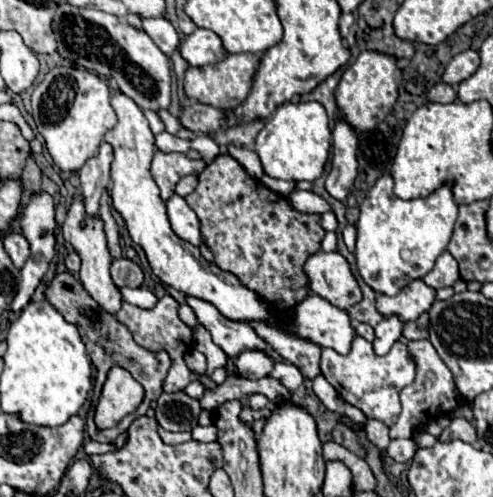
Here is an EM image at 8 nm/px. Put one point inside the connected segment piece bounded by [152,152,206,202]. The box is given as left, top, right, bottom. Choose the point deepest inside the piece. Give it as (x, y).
(167, 169)

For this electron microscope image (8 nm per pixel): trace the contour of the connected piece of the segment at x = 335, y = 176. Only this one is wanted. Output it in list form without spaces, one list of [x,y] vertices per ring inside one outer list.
[[[336,120],[334,136],[334,154],[332,154],[332,170],[326,178],[326,190],[332,198],[344,200],[350,194],[350,188],[356,178],[358,160],[356,160],[356,132],[342,120]]]

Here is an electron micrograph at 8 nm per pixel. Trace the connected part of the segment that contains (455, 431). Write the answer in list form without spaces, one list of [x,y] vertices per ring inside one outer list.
[[[454,417],[450,425],[441,433],[438,440],[440,440],[440,442],[448,442],[453,439],[474,444],[474,442],[476,442],[476,430],[474,430],[474,426],[472,426],[468,420]]]

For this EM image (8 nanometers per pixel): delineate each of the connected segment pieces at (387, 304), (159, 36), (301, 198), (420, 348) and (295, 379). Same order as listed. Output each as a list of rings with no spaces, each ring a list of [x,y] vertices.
[[[412,280],[396,296],[376,296],[376,310],[382,316],[398,316],[402,322],[416,320],[422,312],[428,312],[434,302],[436,290],[422,280]]]
[[[158,16],[158,18],[142,18],[142,28],[144,32],[158,44],[158,48],[164,52],[164,54],[172,54],[180,40],[178,40],[178,34],[174,30],[174,26],[170,24],[168,18],[164,16]]]
[[[296,190],[288,196],[288,202],[294,210],[298,212],[306,212],[306,214],[324,214],[330,210],[328,202],[324,198],[320,198],[314,192],[304,192],[304,190]]]
[[[414,340],[414,342],[408,342],[408,352],[416,364],[416,378],[410,386],[400,390],[402,412],[398,416],[398,422],[394,426],[390,426],[392,440],[394,438],[412,438],[420,428],[426,428],[426,424],[432,420],[432,416],[448,414],[460,404],[460,394],[456,392],[456,386],[452,382],[452,372],[440,360],[434,346],[428,340]]]
[[[286,362],[284,364],[276,364],[270,376],[276,378],[276,380],[280,380],[288,390],[296,390],[304,382],[304,378],[298,372],[298,368],[292,366],[292,364],[286,364]]]

